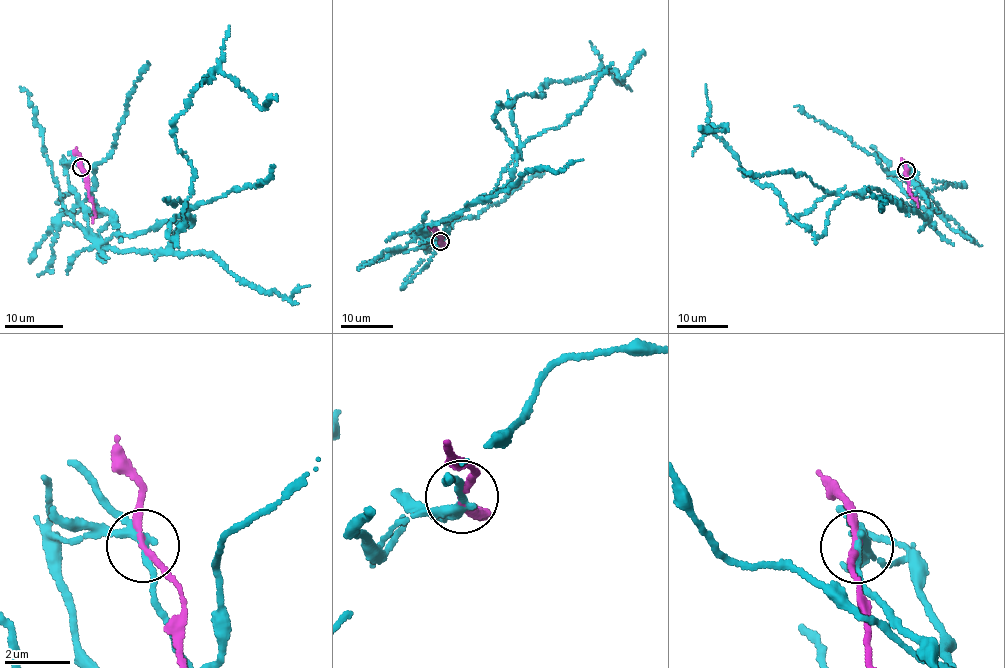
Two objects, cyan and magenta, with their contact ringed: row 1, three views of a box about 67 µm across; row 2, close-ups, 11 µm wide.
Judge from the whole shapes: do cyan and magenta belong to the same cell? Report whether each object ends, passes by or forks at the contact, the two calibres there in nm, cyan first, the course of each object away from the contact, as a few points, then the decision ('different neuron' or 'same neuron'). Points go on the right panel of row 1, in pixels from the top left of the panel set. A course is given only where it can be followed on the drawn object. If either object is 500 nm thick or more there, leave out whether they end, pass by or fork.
cyan forks | magenta passes by | 200/170 nm | cyan via (906, 170), (928, 215), (869, 186), (839, 199), (818, 236), (708, 126), (727, 129), (701, 129) | magenta via (906, 170), (908, 191), (918, 208) | different neuron

